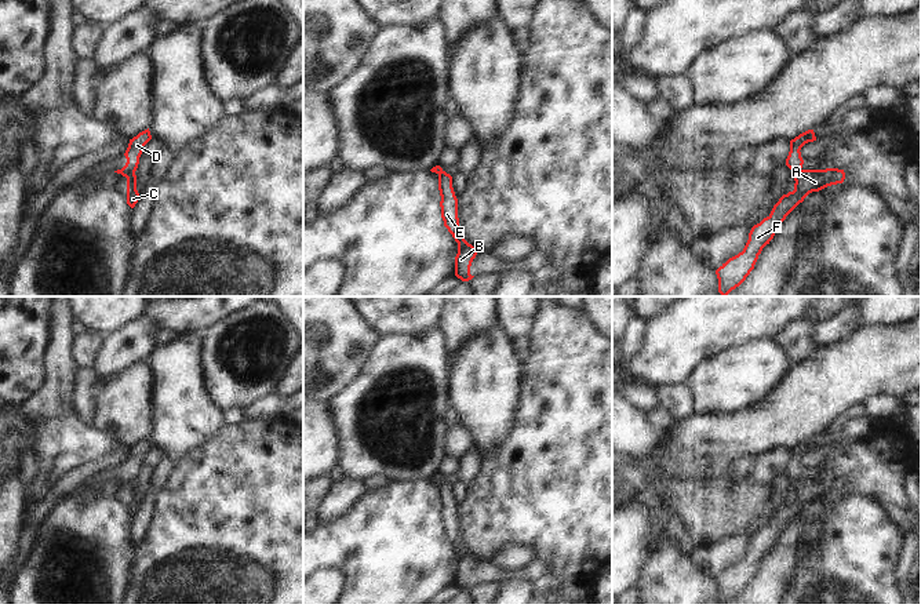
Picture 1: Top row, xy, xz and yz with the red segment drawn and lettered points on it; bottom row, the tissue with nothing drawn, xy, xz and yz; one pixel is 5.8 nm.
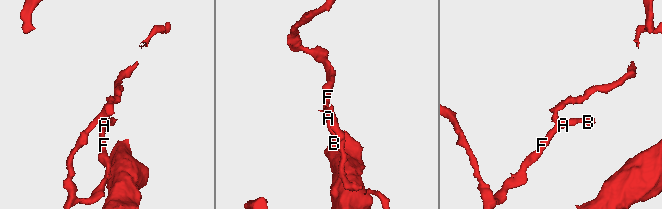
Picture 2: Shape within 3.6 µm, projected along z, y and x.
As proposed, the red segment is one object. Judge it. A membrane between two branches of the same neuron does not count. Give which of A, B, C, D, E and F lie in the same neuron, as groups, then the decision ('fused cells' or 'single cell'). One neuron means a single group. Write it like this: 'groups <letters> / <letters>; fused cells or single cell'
groups A B C E F / D; fused cells

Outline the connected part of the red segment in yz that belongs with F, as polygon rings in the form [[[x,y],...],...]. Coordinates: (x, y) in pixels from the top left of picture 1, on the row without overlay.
[[[838,477],[800,479],[794,485],[794,499],[783,503],[773,514],[771,523],[751,536],[743,560],[729,567],[716,579],[718,601],[728,604],[746,589],[754,578],[762,557],[773,547],[786,525],[802,512],[809,502],[842,492],[844,488],[845,481]]]

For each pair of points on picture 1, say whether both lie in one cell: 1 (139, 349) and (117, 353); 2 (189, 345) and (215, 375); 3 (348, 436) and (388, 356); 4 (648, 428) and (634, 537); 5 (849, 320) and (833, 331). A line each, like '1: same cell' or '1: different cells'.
1: same cell
2: different cells
3: same cell
4: different cells
5: same cell

